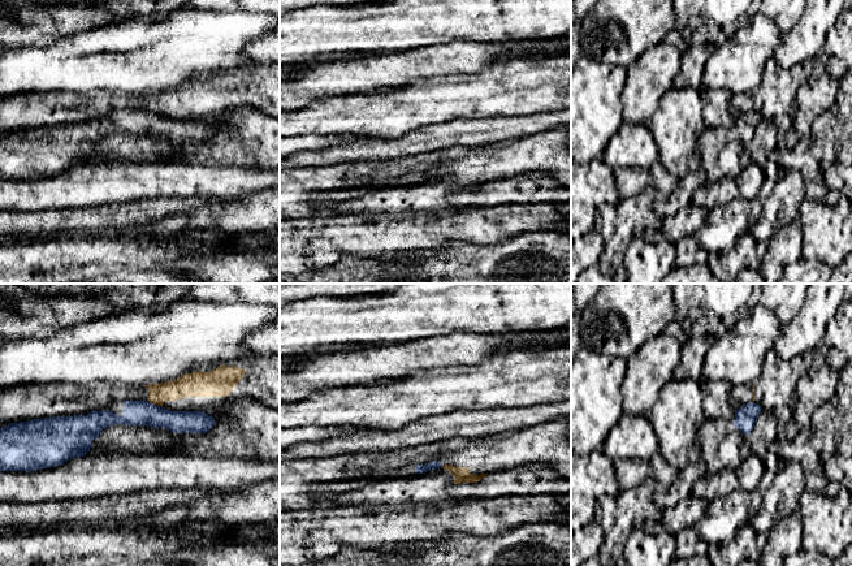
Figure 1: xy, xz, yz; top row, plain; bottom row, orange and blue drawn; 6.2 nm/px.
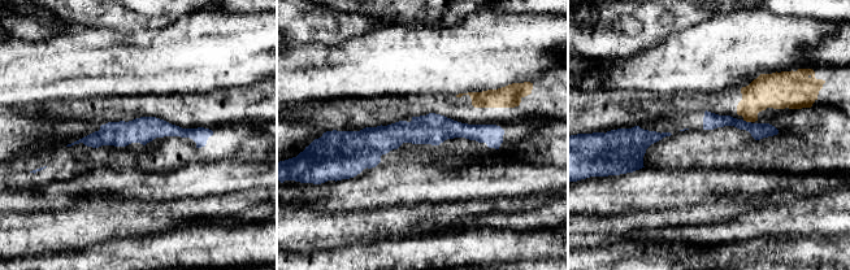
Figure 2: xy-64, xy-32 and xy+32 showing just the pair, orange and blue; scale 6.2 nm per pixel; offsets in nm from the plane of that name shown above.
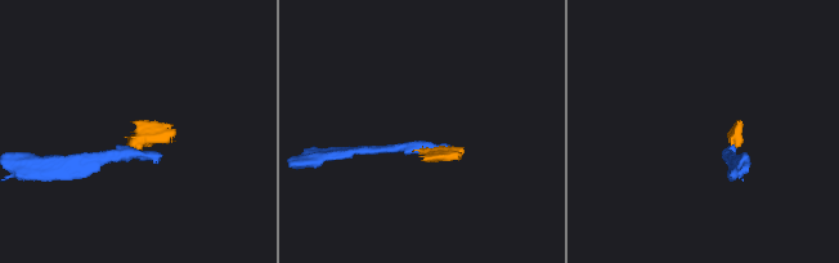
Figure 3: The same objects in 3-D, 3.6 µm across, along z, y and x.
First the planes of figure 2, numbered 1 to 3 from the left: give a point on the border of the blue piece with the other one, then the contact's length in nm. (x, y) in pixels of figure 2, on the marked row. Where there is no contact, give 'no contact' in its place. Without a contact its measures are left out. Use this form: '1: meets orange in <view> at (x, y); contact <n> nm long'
1: no contact
2: no contact
3: meets orange in xy+32 at (746, 121); contact 60 nm long

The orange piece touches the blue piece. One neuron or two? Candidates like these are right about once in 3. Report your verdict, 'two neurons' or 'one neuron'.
two neurons

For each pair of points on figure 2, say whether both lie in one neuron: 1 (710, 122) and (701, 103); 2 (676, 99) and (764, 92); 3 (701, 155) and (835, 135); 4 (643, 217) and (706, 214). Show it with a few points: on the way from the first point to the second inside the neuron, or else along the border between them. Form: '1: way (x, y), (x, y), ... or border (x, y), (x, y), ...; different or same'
1: border (692, 108), (729, 114), (734, 118); different
2: way (698, 101), (742, 101); same
3: way (734, 151), (768, 151), (785, 146), (801, 146); same
4: way (659, 217), (690, 216); same

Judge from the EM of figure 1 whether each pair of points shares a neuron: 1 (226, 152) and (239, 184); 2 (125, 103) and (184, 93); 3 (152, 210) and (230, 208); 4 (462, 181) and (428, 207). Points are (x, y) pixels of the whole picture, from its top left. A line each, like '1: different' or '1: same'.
1: different
2: same
3: different
4: same

